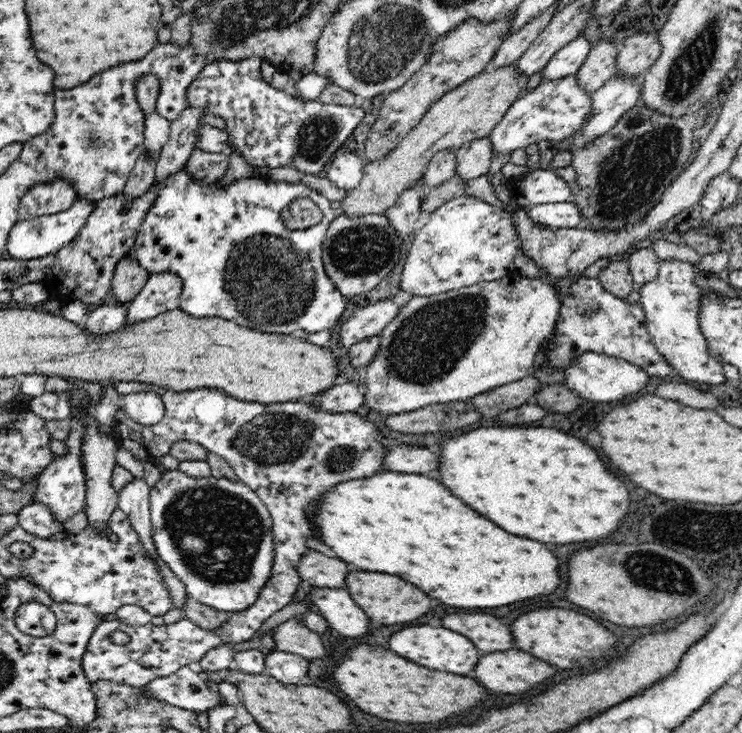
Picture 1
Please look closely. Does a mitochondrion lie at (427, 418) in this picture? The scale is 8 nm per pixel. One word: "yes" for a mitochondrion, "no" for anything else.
no

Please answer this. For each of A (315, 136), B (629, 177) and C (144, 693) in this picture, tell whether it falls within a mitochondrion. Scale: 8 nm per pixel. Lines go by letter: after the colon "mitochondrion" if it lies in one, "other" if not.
A: mitochondrion
B: mitochondrion
C: other

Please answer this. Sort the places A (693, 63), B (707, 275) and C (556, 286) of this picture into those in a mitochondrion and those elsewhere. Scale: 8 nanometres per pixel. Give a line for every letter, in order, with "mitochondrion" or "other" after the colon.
A: mitochondrion
B: other
C: other

